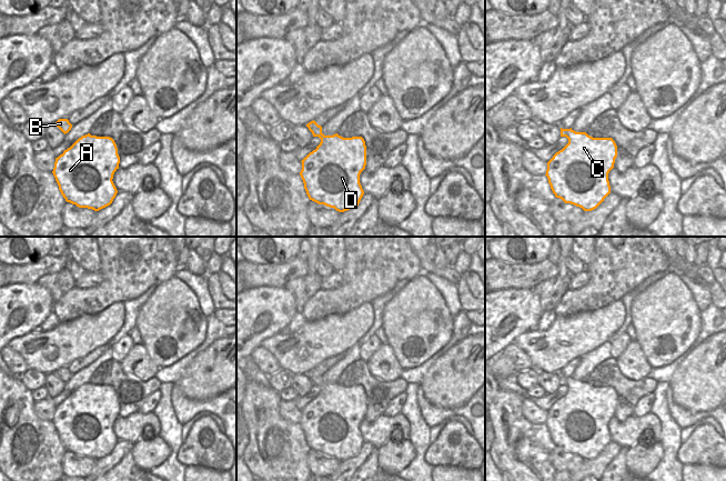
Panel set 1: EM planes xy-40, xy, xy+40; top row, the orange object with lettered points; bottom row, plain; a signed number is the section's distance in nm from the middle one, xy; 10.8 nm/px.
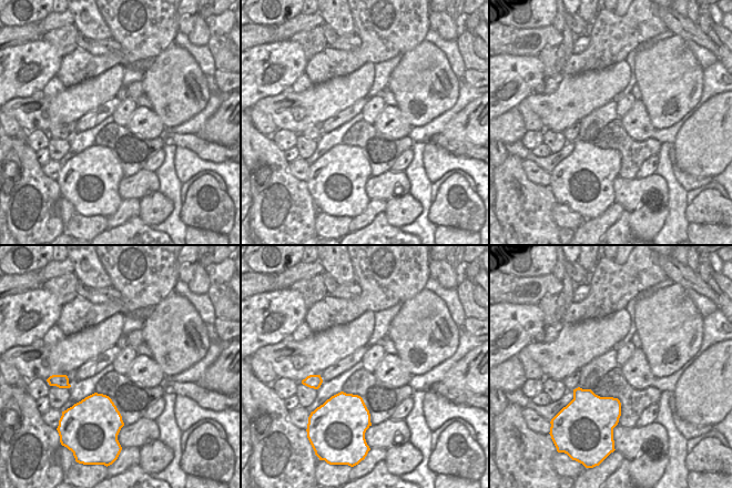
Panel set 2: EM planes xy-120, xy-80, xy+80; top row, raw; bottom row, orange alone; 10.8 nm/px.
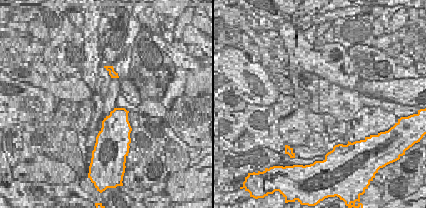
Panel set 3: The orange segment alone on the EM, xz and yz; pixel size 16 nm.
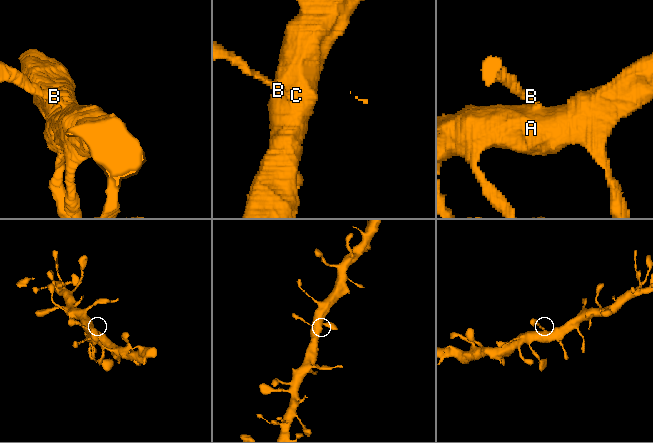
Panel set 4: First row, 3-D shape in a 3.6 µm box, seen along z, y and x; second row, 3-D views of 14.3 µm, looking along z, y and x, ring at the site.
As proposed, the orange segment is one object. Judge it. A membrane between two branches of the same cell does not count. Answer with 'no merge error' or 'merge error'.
no merge error

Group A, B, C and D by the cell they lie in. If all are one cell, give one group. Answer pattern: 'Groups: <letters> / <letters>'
Groups: A B C D

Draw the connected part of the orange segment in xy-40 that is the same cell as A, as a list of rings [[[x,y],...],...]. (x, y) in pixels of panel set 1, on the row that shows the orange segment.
[[[88,133],[56,158],[52,173],[67,202],[99,211],[118,193],[112,179],[119,163],[112,138]]]

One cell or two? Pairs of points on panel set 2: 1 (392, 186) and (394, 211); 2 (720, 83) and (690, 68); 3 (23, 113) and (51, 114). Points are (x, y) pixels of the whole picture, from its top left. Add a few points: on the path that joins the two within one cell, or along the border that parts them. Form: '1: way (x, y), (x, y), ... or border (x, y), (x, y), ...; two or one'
1: border (407, 192), (386, 201); two
2: border (703, 69), (703, 89), (699, 100); two
3: way (30, 113), (44, 114); one

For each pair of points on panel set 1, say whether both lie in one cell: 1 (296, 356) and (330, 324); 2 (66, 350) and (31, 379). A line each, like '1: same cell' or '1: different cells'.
1: same cell
2: different cells

